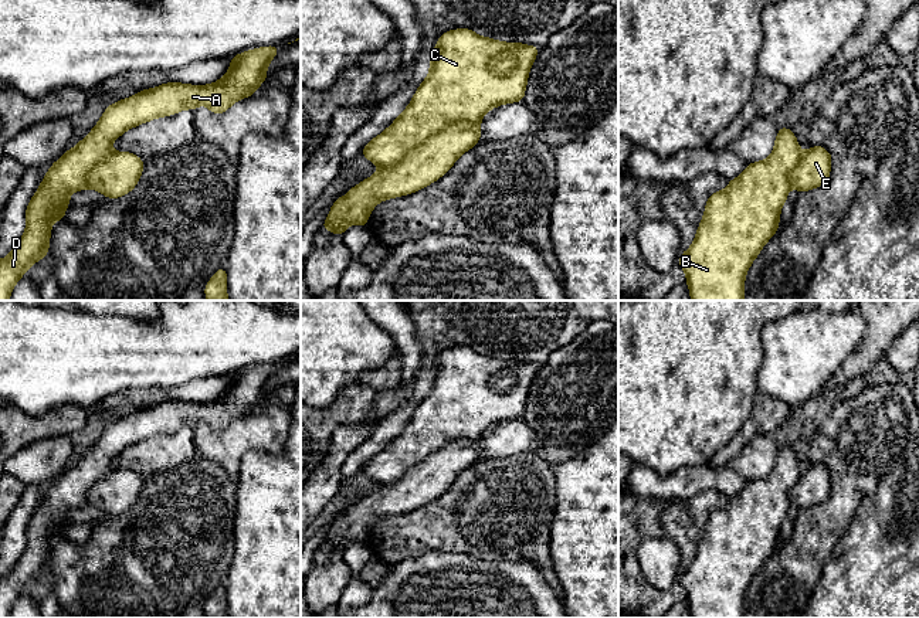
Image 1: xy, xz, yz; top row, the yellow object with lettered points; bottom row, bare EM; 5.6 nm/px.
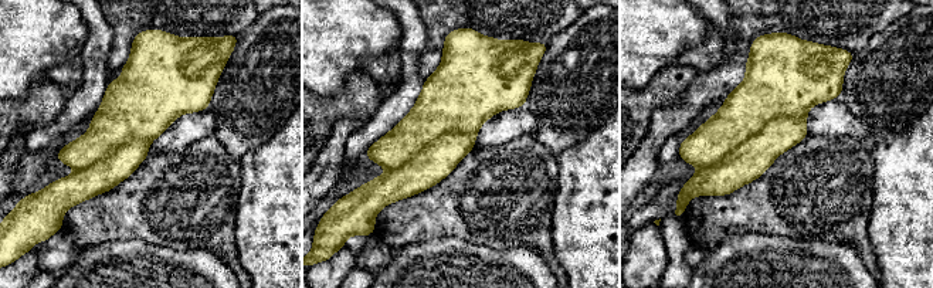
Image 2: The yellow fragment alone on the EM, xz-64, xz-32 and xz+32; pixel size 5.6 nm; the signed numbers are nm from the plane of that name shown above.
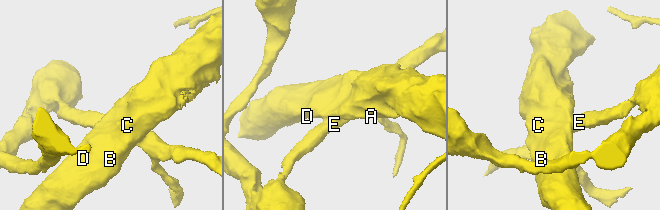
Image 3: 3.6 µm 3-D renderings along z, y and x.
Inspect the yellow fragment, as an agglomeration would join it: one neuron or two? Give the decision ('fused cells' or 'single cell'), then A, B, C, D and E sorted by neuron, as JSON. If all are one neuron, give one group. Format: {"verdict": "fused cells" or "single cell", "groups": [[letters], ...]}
{"verdict": "fused cells", "groups": [["A", "B", "C", "D"], ["E"]]}

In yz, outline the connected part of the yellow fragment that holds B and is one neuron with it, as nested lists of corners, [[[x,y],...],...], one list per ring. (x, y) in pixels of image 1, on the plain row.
[[[780,444],[774,466],[766,478],[749,481],[725,507],[709,513],[695,557],[678,578],[686,591],[691,618],[745,618],[746,590],[779,546],[780,527],[791,506],[789,493],[800,475],[794,451]]]

